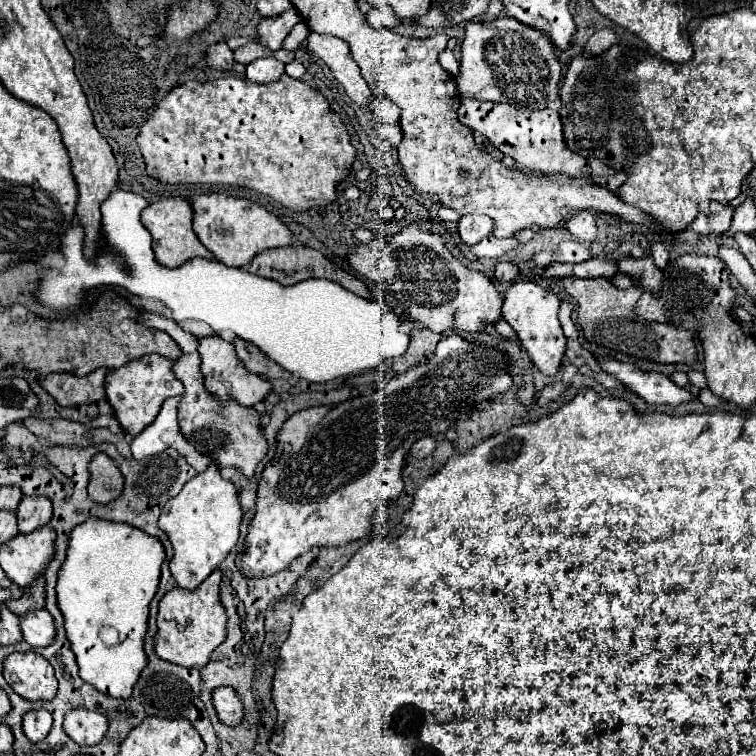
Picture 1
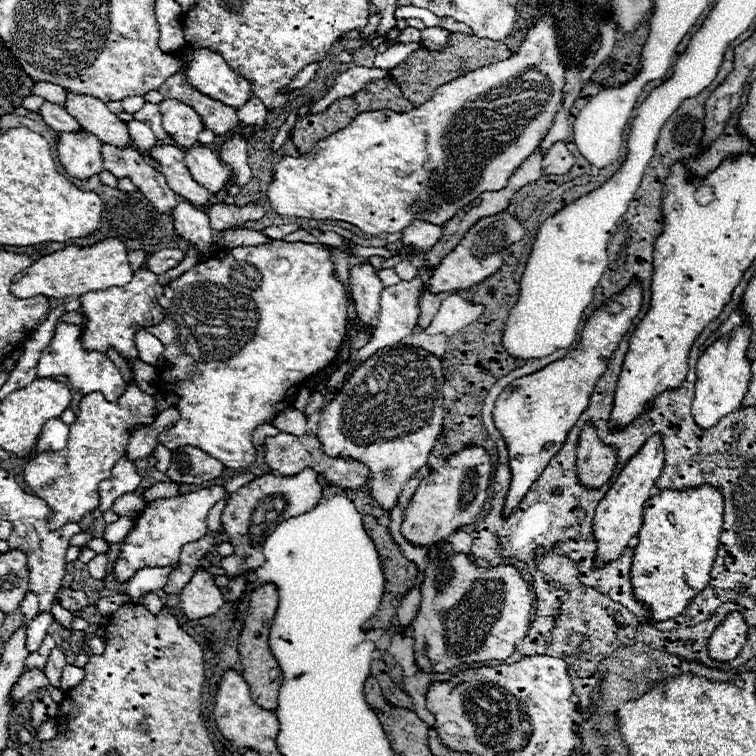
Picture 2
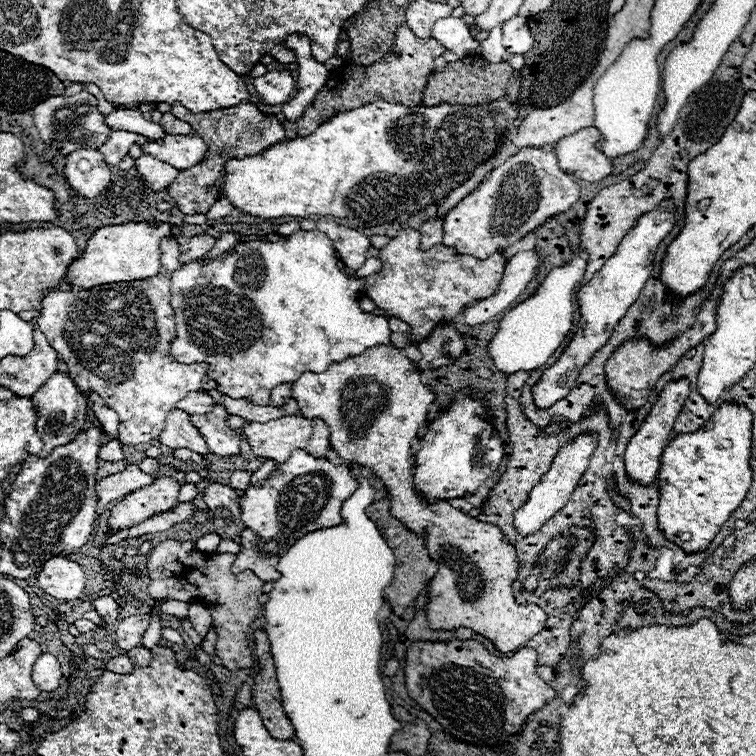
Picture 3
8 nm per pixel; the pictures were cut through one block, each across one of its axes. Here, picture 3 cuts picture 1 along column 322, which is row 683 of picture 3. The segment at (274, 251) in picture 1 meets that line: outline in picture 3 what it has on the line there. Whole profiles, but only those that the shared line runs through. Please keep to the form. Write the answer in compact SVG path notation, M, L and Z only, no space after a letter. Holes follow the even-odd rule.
M256 630L254 640L256 640L256 656L258 656L260 672L252 686L252 700L270 736L276 740L292 740L294 726L282 708L282 696L278 688L278 678L276 678L276 668L274 668L268 636L262 630Z

